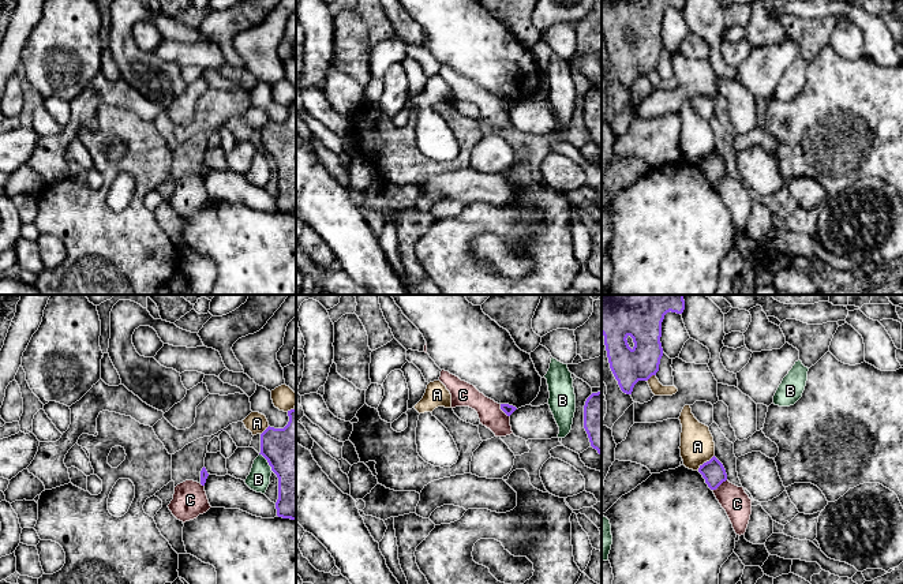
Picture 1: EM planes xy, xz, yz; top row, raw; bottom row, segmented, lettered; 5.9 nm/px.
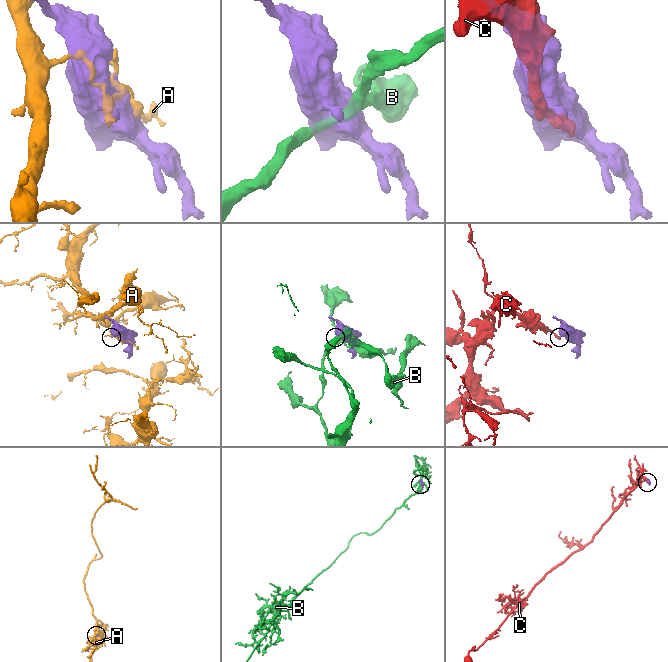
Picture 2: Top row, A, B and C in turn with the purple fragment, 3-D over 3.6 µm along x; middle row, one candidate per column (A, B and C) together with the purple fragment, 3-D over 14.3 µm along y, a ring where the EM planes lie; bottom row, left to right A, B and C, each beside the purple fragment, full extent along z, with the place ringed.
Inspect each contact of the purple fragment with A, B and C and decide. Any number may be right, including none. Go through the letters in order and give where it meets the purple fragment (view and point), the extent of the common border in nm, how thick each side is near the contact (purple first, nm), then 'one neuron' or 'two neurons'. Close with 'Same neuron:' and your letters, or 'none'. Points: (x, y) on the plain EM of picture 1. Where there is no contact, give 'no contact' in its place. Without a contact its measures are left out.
A: yz (707, 156) | 140 nm | 140/200 nm | two neurons
B: xy (268, 156) | 140 nm | 320/130 nm | two neurons
C: yz (719, 179) | 110 nm | 140/160 nm | two neurons
Same neuron: none

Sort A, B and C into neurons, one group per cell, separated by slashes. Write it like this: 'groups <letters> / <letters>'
groups A / B / C

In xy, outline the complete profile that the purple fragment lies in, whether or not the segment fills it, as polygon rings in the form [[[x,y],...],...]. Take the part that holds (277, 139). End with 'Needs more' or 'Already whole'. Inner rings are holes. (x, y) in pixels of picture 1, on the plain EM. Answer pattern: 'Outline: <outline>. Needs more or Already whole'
Outline: [[[296,104],[288,105],[289,116],[284,123],[267,121],[261,128],[261,147],[278,172],[277,210],[296,214]]]. Already whole

